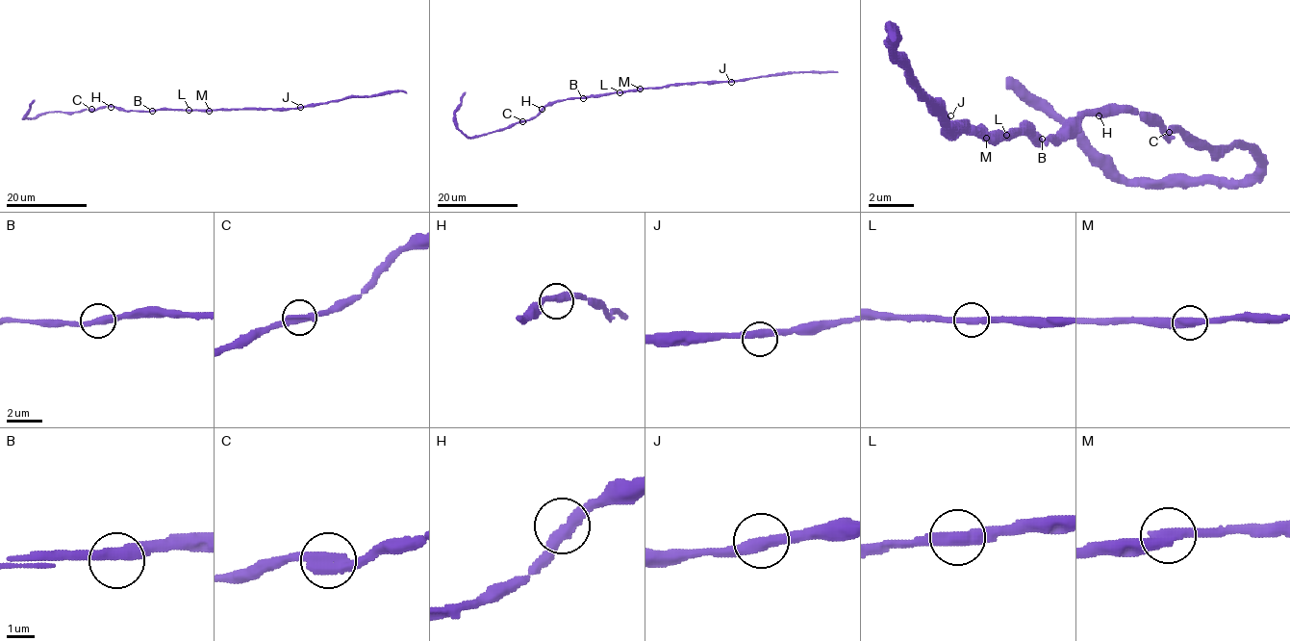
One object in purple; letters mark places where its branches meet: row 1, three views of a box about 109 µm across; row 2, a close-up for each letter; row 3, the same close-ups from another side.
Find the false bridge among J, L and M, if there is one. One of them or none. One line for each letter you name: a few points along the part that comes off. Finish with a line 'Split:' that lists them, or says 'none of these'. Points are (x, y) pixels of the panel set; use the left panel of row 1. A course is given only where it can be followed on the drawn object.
Split: none of these

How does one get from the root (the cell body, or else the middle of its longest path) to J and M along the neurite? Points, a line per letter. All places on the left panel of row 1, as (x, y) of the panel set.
J: (187, 110), (300, 107)
M: (187, 110), (210, 111)

